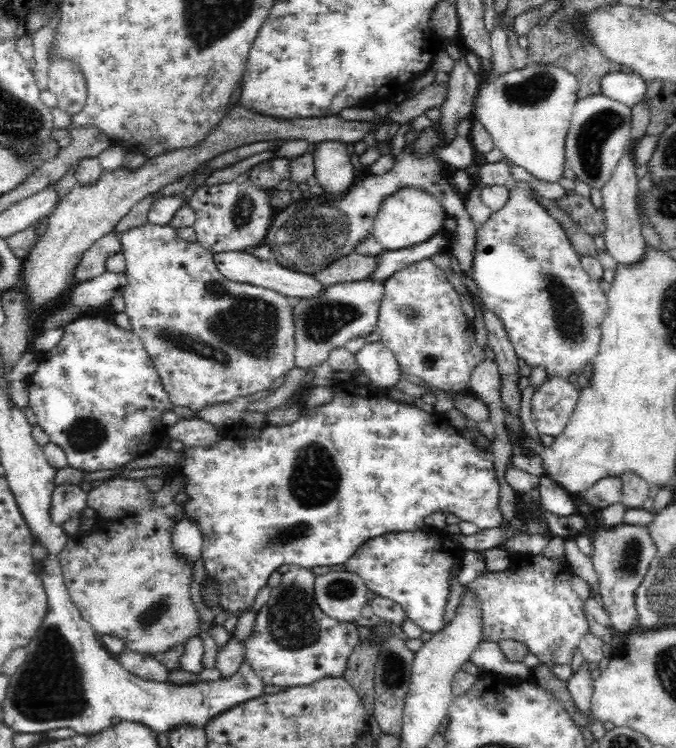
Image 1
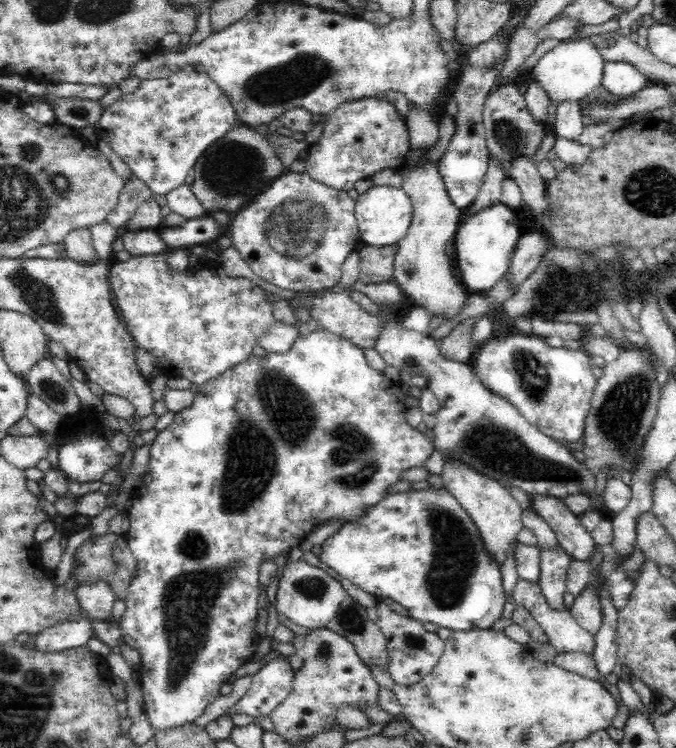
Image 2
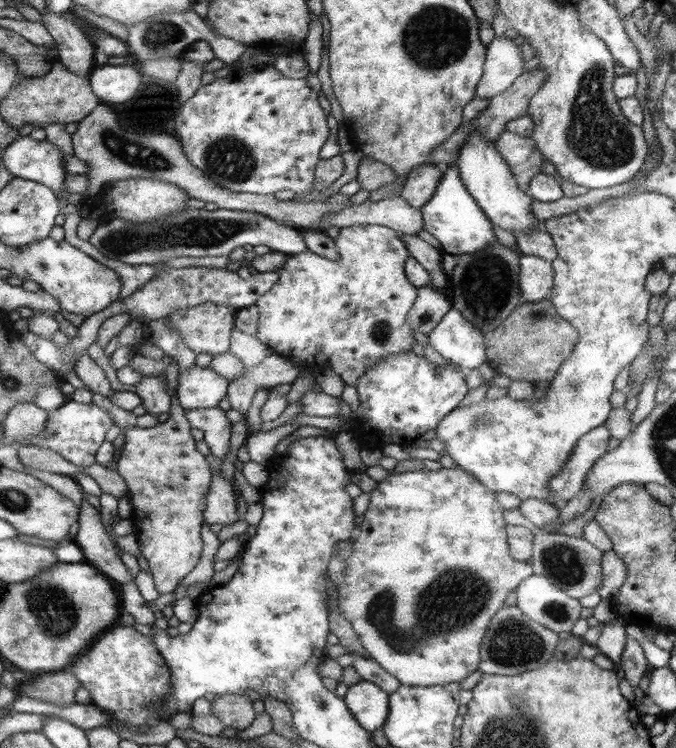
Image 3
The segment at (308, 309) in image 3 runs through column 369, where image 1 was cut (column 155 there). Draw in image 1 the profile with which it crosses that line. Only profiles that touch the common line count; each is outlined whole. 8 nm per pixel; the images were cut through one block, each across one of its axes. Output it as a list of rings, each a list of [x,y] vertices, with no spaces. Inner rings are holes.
[[[146,223],[142,226],[128,228],[119,237],[119,242],[120,252],[125,258],[124,275],[128,282],[123,294],[126,304],[125,313],[129,316],[131,330],[143,342],[153,365],[156,367],[156,372],[160,375],[164,390],[168,393],[174,406],[186,406],[186,408],[196,412],[206,410],[210,406],[220,406],[224,402],[232,402],[234,398],[267,390],[276,378],[284,378],[296,366],[294,313],[292,313],[290,298],[278,294],[275,290],[252,286],[251,283],[232,282],[231,279],[224,278],[224,275],[220,274],[216,268],[213,261],[213,253],[208,252],[208,250],[197,243],[188,243],[180,239],[177,235],[177,230],[168,225],[158,226]]]

